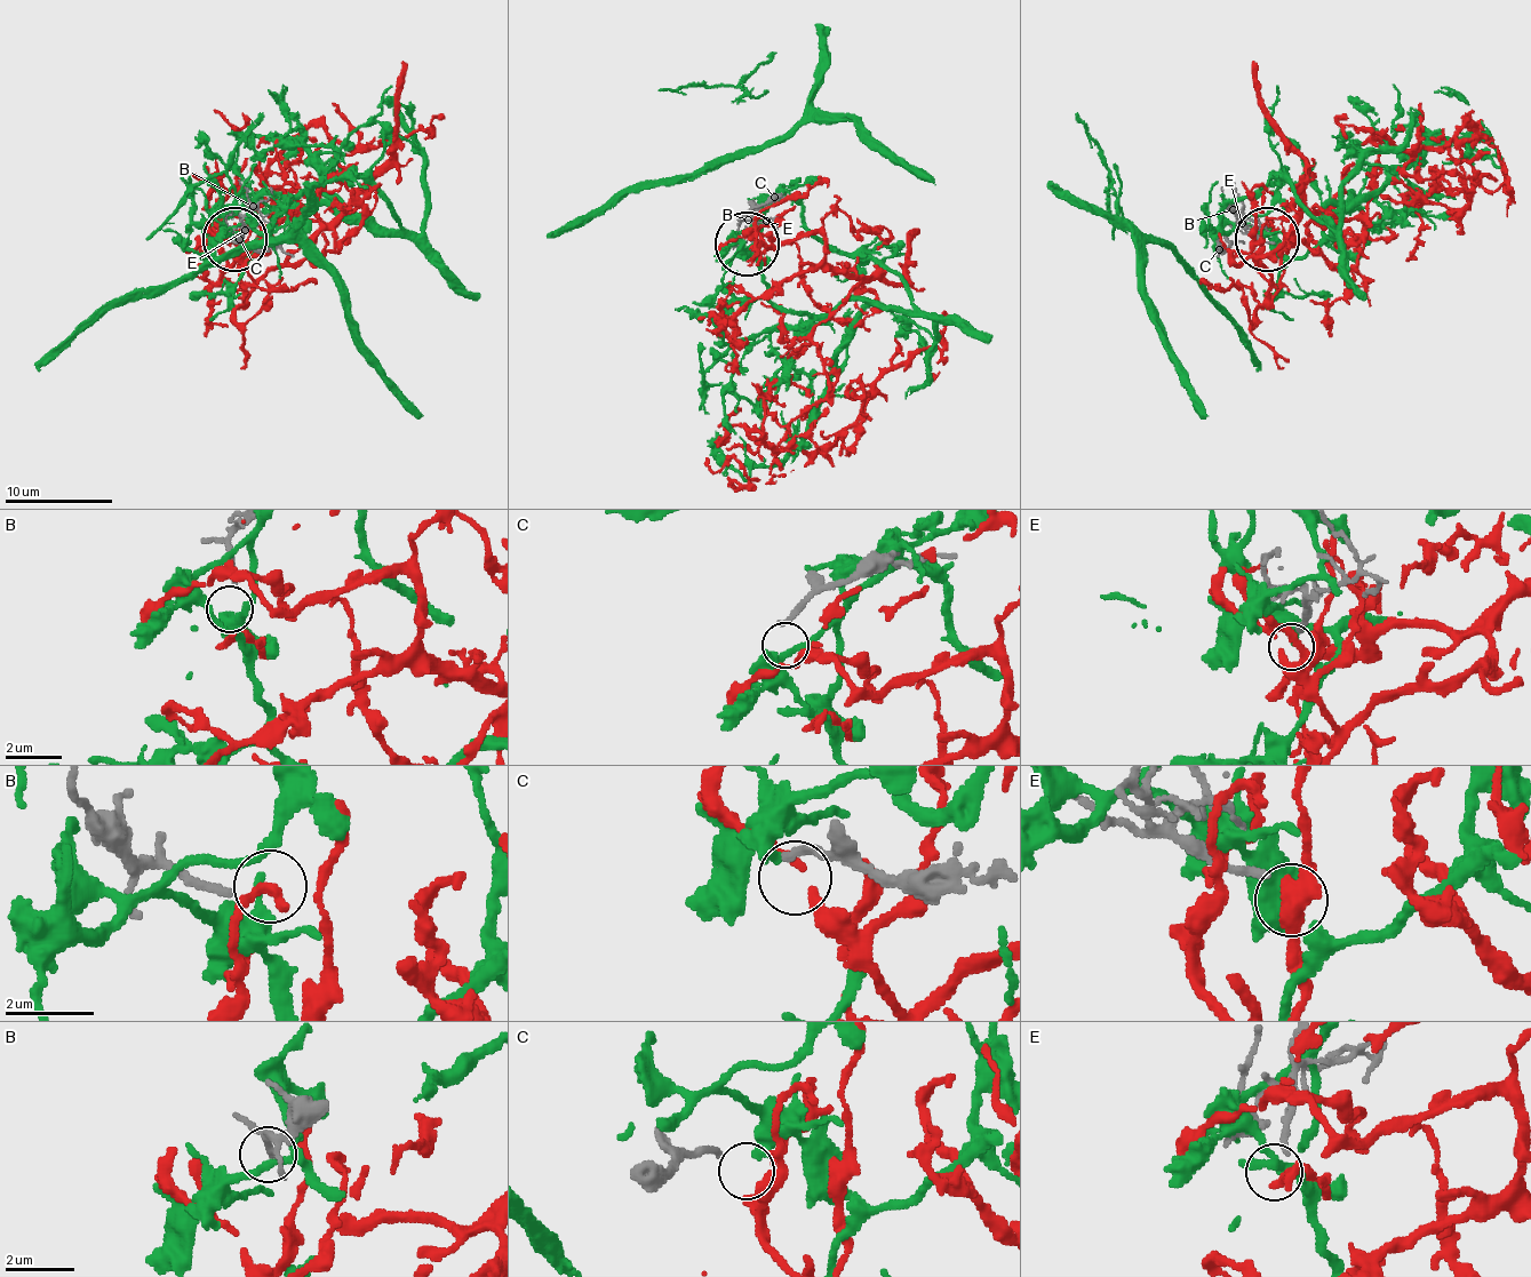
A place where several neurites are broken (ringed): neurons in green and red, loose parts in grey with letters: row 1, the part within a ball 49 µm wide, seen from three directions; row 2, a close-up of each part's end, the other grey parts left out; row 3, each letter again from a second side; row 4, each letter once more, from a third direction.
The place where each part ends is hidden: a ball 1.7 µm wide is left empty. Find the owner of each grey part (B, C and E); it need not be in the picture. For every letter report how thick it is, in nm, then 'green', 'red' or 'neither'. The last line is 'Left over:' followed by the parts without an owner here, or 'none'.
B: calibre 180 nm; neither
C: calibre 200 nm; red
E: calibre 170 nm; neither
Left over: B, E

